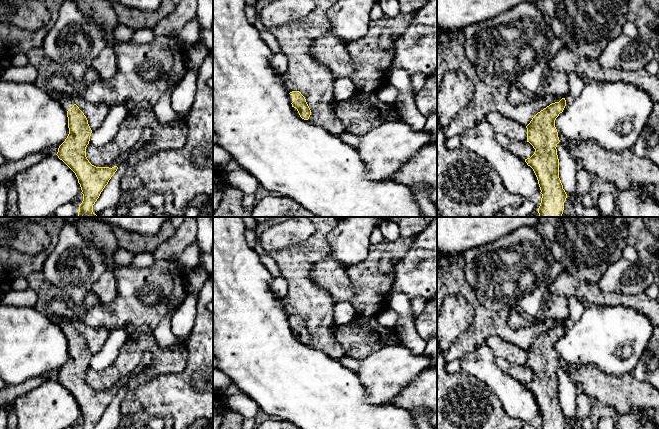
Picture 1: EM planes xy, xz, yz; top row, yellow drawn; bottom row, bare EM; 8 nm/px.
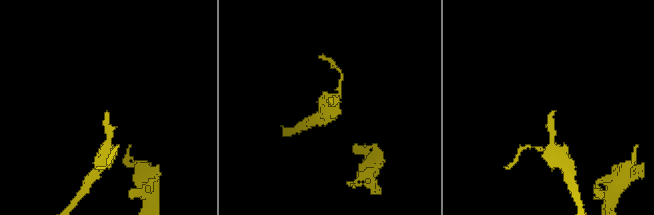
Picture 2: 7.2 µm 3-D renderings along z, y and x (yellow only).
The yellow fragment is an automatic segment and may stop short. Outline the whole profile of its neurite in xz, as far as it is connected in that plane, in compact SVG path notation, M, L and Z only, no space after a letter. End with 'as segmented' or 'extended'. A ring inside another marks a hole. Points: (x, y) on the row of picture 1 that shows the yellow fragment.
M299 91L289 93L289 101L292 104L294 111L304 120L308 120L311 115L311 110L306 102L305 97Z; extended

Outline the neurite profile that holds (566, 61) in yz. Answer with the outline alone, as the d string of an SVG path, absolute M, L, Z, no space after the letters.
M562 48L550 60L551 71L561 71L565 75L575 73L586 80L615 82L622 81L644 90L655 103L659 103L659 78L644 68L634 71L604 69L597 59L581 57L568 48Z

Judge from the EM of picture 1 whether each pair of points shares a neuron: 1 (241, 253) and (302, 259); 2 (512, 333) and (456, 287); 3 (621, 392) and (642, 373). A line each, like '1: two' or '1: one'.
1: two
2: one
3: two

